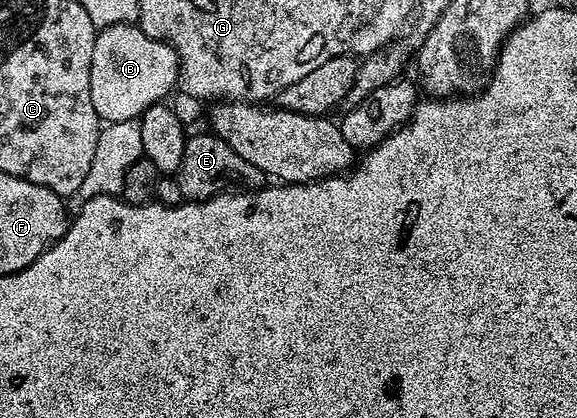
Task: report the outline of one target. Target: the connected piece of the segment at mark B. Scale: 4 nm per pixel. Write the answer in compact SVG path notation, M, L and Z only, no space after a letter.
M117 23L101 28L94 37L89 89L92 107L104 123L137 120L177 86L179 57L169 43L150 38L134 23Z

